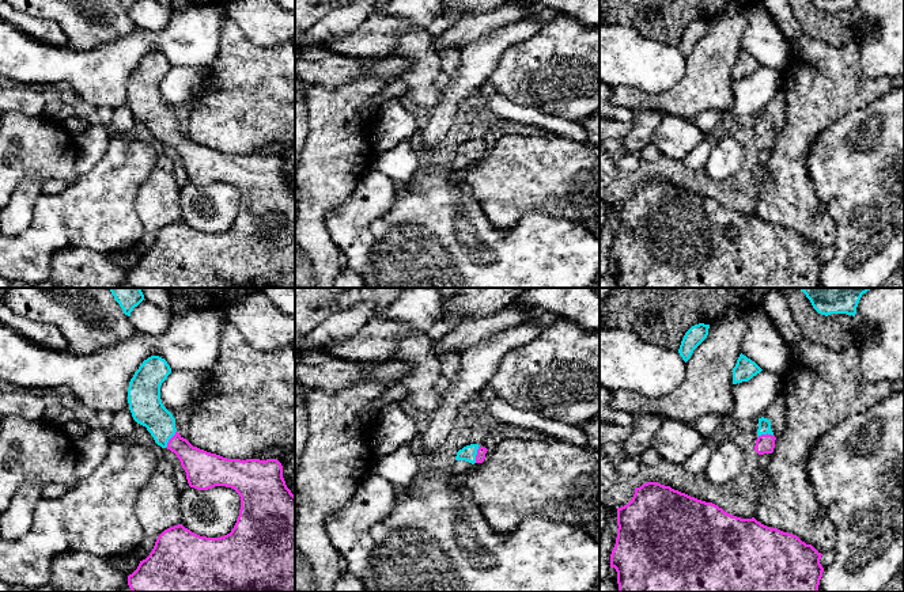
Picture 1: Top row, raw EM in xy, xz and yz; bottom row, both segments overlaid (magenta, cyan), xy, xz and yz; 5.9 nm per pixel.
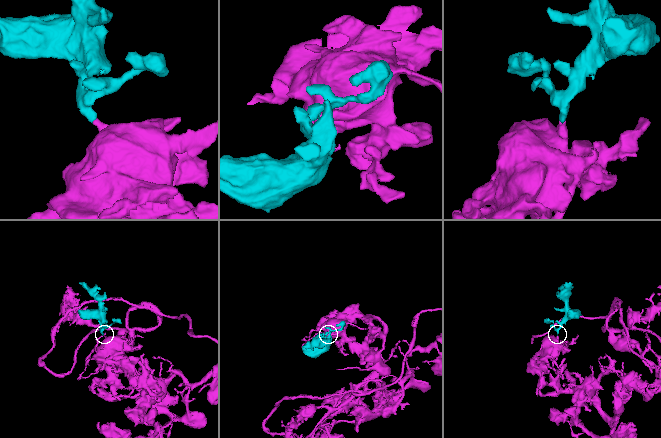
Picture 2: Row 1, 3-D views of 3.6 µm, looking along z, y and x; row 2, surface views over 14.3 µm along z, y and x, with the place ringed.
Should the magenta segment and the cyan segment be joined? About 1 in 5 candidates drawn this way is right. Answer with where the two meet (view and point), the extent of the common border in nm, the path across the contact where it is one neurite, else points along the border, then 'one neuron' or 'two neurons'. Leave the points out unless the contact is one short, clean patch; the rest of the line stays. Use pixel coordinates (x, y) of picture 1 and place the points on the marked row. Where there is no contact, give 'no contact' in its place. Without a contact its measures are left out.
contact xy (170, 439); length 120 nm; way xy (201, 467), (170, 439), (146, 405); one neuron

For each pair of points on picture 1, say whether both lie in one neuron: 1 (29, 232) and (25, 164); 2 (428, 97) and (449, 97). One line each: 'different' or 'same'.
1: different
2: different

